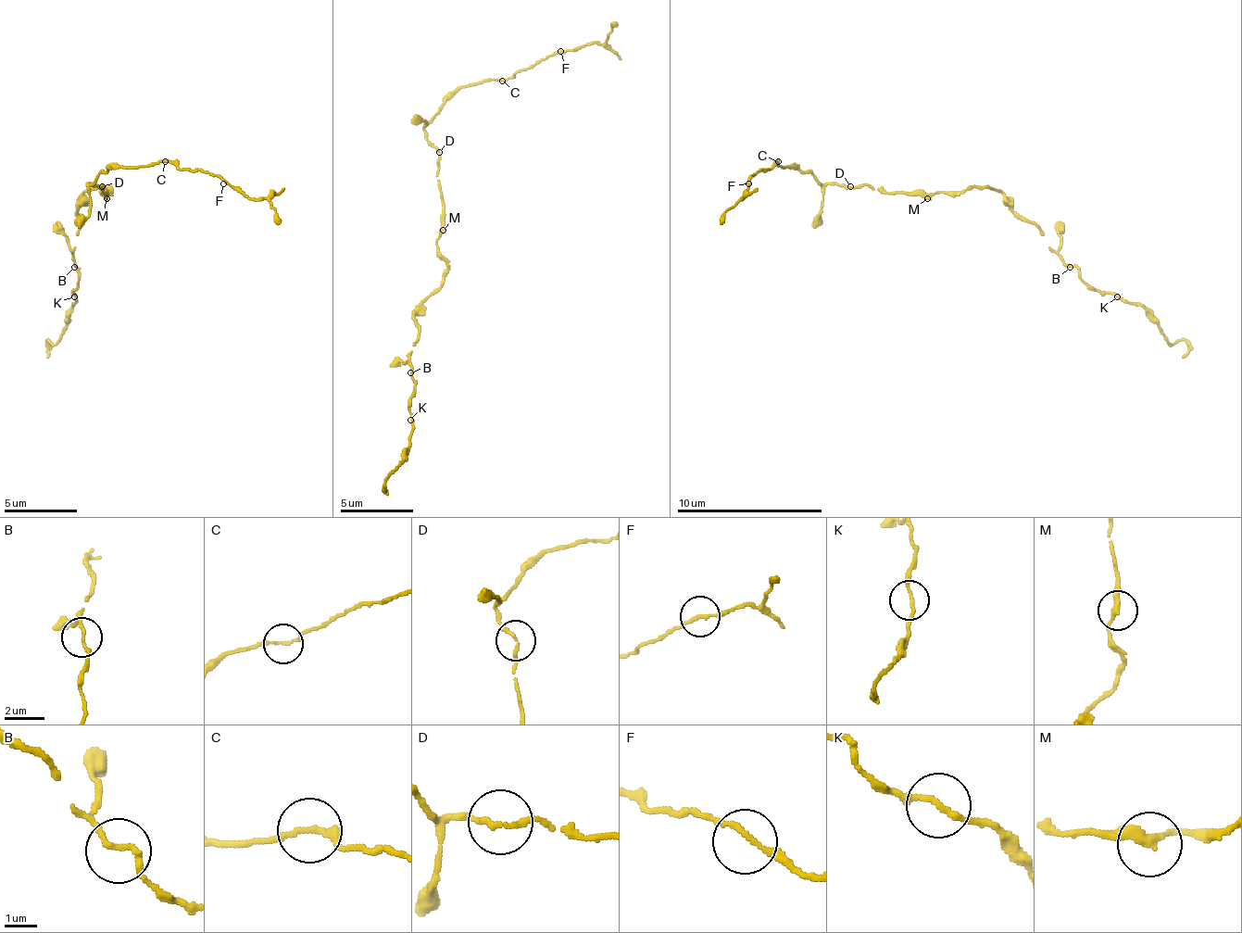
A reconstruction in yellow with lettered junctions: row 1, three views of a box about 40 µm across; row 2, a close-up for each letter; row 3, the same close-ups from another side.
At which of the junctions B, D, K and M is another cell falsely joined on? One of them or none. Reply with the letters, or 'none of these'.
none of these

